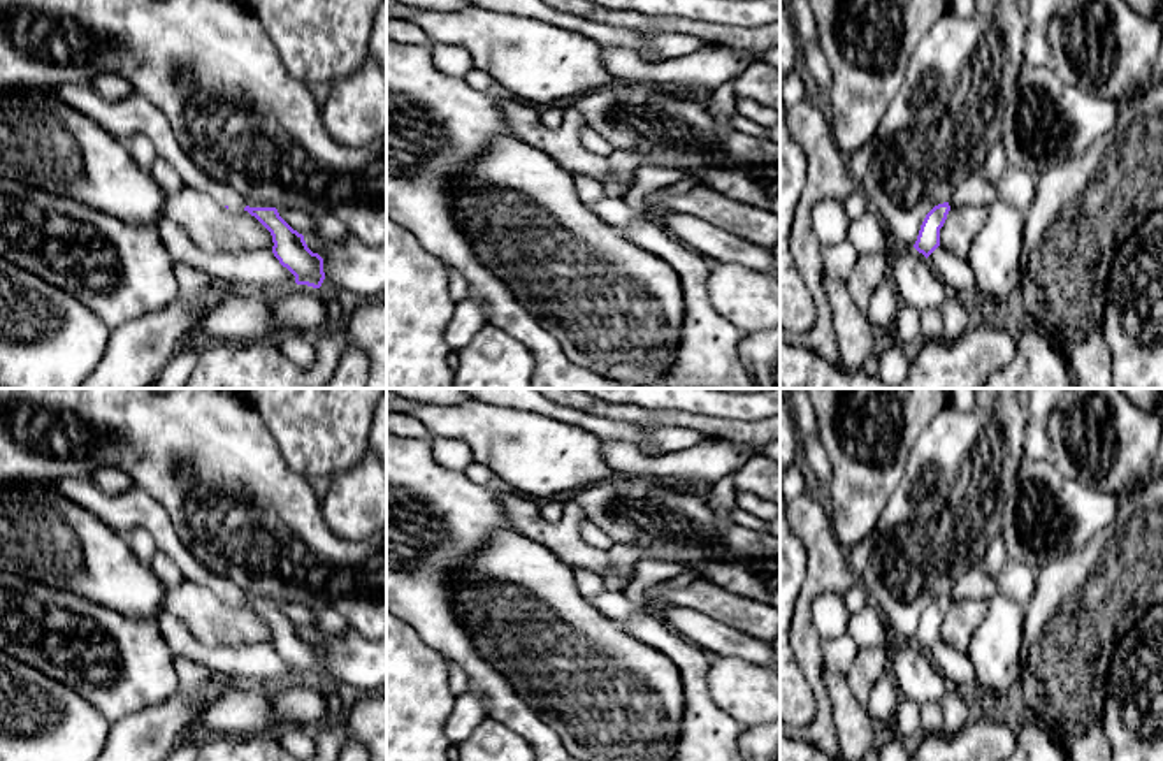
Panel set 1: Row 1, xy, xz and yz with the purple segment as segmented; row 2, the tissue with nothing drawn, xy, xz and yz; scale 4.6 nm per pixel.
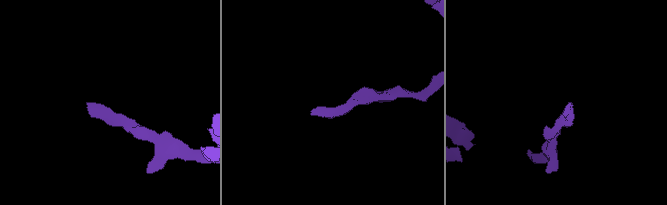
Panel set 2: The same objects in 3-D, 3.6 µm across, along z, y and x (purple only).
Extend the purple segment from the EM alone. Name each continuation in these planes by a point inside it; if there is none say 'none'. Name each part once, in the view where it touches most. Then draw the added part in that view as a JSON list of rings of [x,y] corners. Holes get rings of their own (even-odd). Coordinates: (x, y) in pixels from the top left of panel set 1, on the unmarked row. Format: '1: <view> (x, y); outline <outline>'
1: xy (132, 508); outline [[[70,476],[51,482],[51,485],[119,534],[144,527],[151,534],[156,550],[169,555],[179,566],[184,580],[211,589],[232,605],[246,601],[246,594],[237,585],[207,571],[195,559],[179,540],[167,511],[139,487],[134,485],[125,492],[105,494],[90,476]]]

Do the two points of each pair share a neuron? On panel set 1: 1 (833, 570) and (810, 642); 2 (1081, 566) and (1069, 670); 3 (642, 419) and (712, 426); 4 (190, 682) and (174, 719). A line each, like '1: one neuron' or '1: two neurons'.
1: one neuron
2: one neuron
3: one neuron
4: two neurons

